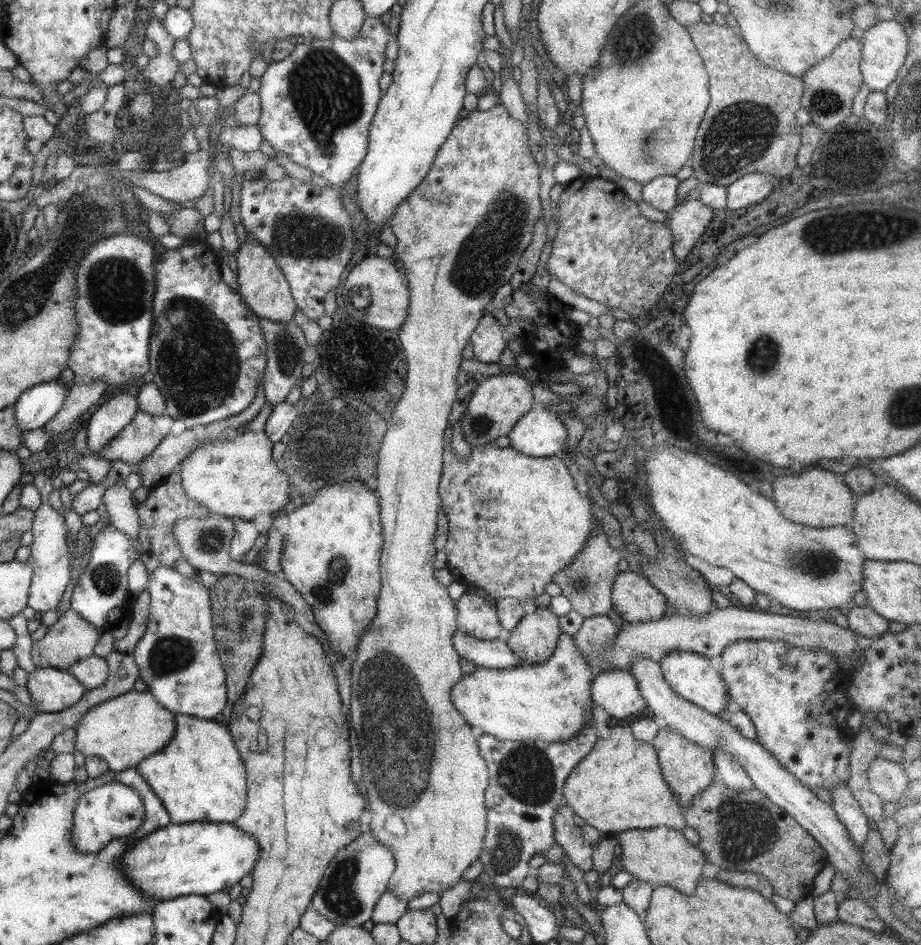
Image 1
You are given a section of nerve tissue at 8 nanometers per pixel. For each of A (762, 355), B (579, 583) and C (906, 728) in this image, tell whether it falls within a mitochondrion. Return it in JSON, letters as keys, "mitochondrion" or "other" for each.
{"A":"mitochondrion","B":"mitochondrion","C":"other"}

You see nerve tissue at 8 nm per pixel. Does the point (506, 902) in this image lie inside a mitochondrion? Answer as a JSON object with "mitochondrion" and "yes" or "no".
{"mitochondrion":"no"}

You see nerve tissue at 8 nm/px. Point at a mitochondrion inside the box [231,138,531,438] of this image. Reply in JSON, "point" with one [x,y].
{"point":[301,235]}

